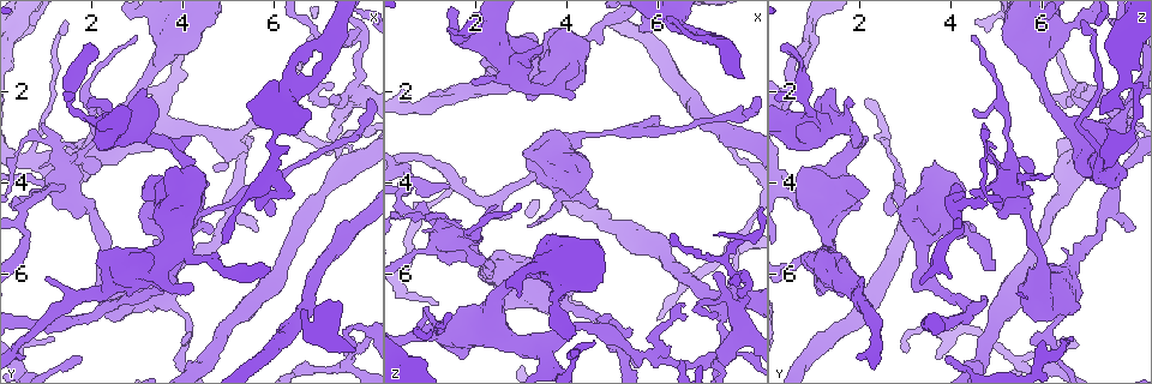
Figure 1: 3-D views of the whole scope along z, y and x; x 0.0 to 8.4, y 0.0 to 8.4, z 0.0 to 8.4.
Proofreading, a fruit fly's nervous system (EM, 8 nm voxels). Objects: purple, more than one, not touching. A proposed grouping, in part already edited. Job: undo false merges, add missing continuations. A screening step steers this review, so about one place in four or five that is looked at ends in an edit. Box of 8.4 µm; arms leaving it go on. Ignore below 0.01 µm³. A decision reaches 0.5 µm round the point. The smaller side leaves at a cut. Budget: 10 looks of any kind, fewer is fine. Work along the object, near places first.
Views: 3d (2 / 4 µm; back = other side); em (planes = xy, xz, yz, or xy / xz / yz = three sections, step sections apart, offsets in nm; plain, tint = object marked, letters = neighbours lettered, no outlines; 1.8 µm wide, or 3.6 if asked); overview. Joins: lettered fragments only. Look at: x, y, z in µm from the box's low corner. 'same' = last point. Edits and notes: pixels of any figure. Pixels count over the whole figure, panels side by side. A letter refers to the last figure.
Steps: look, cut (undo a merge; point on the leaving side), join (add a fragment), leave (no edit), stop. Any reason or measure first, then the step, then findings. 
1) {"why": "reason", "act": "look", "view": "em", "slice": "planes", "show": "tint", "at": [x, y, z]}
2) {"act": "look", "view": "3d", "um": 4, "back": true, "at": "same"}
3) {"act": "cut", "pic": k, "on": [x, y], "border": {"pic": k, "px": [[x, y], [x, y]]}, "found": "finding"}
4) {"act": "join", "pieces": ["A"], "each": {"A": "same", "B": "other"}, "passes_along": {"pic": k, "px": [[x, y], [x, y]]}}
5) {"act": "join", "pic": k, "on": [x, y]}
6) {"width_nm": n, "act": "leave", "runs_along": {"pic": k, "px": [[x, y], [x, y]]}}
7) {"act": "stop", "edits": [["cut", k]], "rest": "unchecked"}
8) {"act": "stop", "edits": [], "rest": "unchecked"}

{"why": "sudden change in width", "act": "look", "view": "em", "slice": "planes", "show": "plain", "at": [4.40, 4.70, 3.00]}

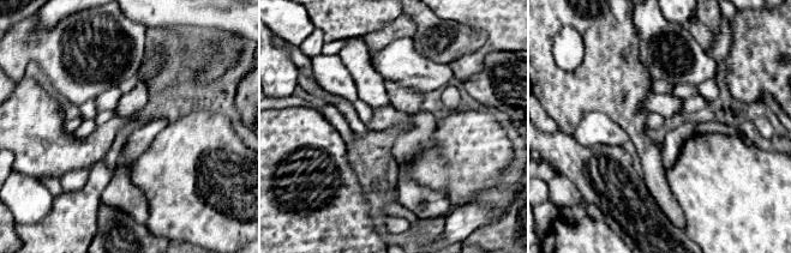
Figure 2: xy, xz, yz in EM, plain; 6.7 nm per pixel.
{"why": "what lies round it", "act": "look", "view": "em", "slice": "planes", "show": "letters", "at": "same"}

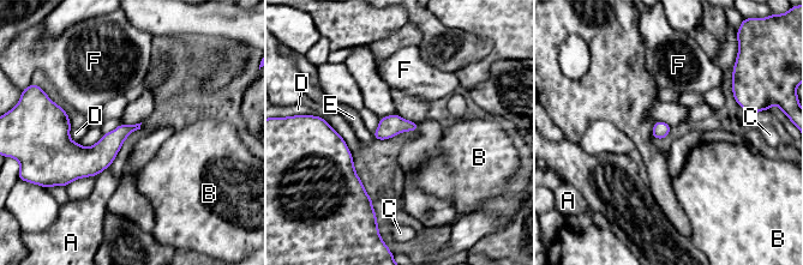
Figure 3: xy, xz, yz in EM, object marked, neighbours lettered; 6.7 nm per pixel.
{"longest_contact_nm": ["D", 360], "act": "leave", "each": {"A": "other", "B": "other", "C": "other", "D": "other", "E": "other", "F": "other"}, "border": {"pic": 3, "px": [[103, 133], [89, 146], [78, 143]]}, "found": "all the same neuron"}

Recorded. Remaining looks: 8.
{"why": "branch stops here", "act": "look", "view": "em", "slice": "xy", "step": 16, "show": "letters", "at": [4.20, 3.05, 2.05]}

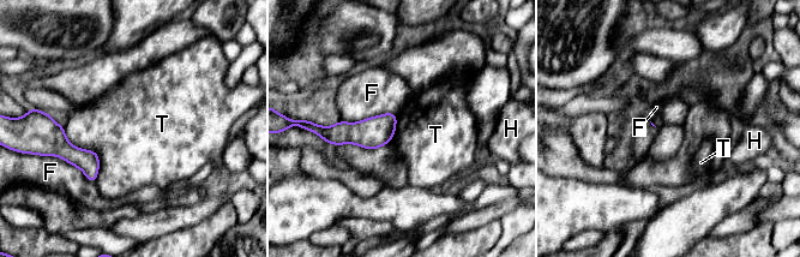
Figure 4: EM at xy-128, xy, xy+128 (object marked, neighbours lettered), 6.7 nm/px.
{"width_nm": 200, "act": "leave", "each": {"F": "other", "H": "other", "T": "other"}, "border": {"pic": 4, "px": [[62, 126], [96, 153], [96, 181]]}, "found": "no lettered fragment goes on from it"}

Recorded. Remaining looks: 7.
{"why": "four or more arms meet", "act": "look", "view": "3d", "um": 4, "at": [1.45, 3.75, 5.25]}

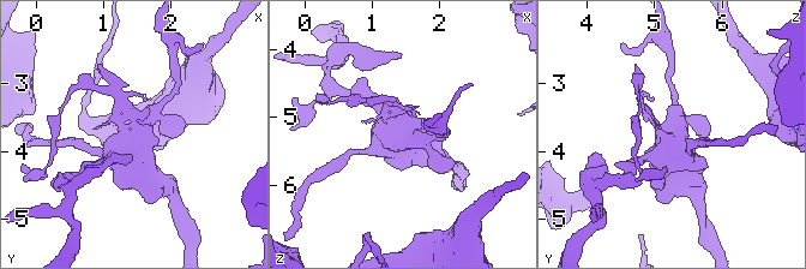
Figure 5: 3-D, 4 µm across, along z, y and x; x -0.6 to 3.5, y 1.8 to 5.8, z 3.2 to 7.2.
{"act": "look", "view": "em", "um": 3.6, "slice": "planes", "show": "plain", "at": [1.55, 3.85, 5.25]}

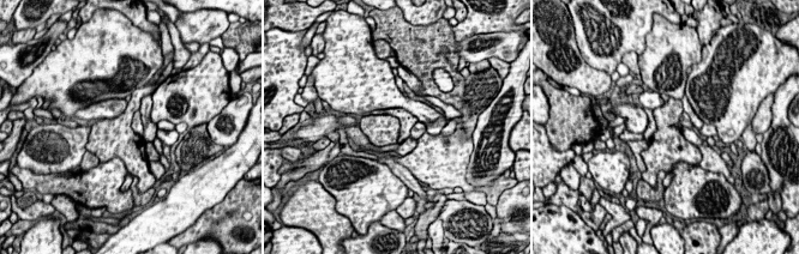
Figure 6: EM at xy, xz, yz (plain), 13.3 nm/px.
{"why": "what lies round it", "act": "look", "view": "em", "um": 3.6, "slice": "planes", "show": "letters", "at": "same"}

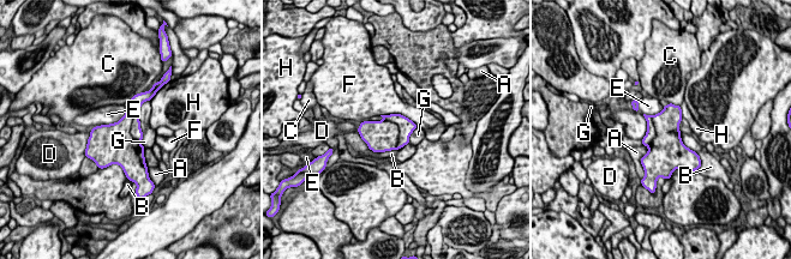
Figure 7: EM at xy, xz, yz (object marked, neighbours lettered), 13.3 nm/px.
{"longest_contact_nm": ["G", 700], "act": "cut", "pic": 7, "on": [382, 136], "each": {"A": "other", "B": "other", "C": "other", "D": "other", "E": "other", "F": "other", "G": "other", "H": "other"}, "border": {"pic": 7, "px": [[384, 119], [399, 128], [396, 149]]}, "found": "a second neuron is stuck on"}

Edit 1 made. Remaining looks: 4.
{"act": "look", "view": "overview"}

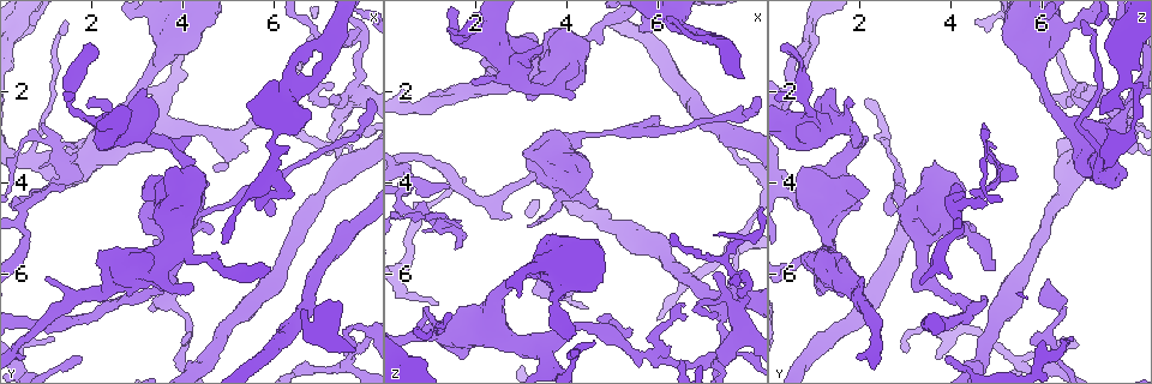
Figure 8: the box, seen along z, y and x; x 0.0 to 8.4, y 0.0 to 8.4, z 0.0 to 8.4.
{"why": "free end", "act": "look", "view": "em", "slice": "xz", "step": 8, "show": "letters", "at": [1.15, 7.40, 6.75]}

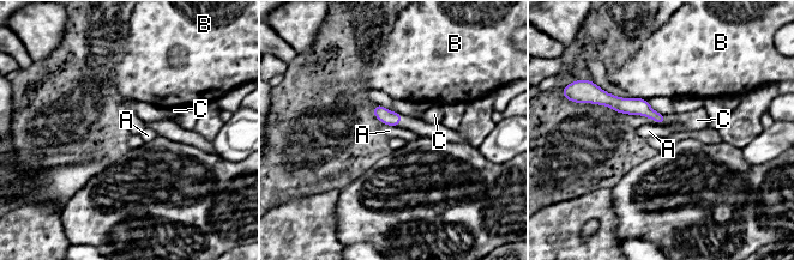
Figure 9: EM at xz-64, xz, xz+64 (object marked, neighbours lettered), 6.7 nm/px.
{"act": "look", "view": "em", "slice": "yz", "step": 4, "show": "letters", "at": "same"}

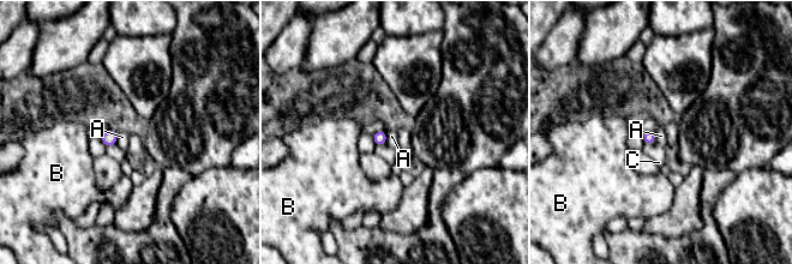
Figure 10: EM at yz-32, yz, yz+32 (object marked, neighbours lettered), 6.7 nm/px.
{"act": "leave", "each": {"A": "other", "B": "other", "C": "other"}, "border": {"pic": 10, "px": [[384, 131], [386, 143]]}, "found": "none of them fits"}

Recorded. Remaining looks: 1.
{"act": "stop", "edits": [["cut", 7]], "rest": "unchecked"}

